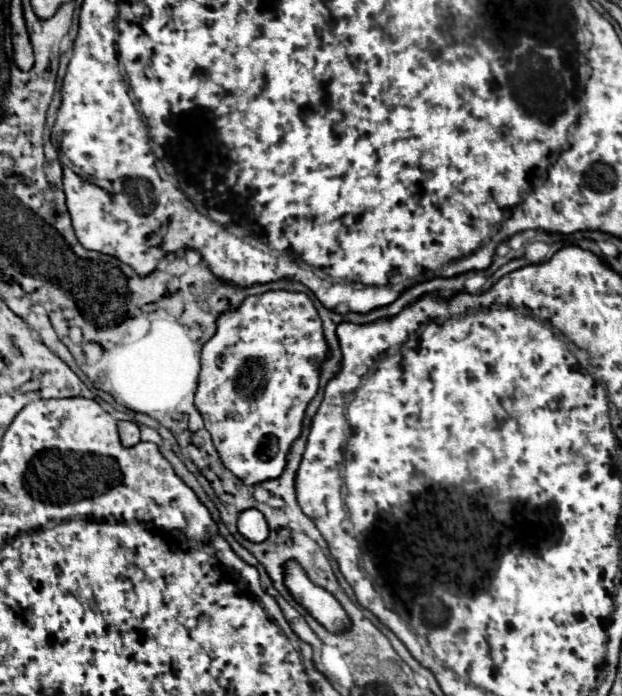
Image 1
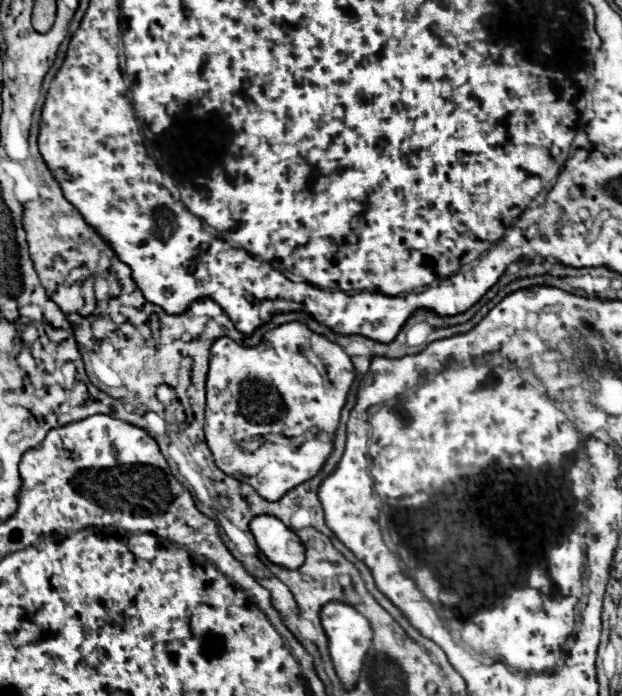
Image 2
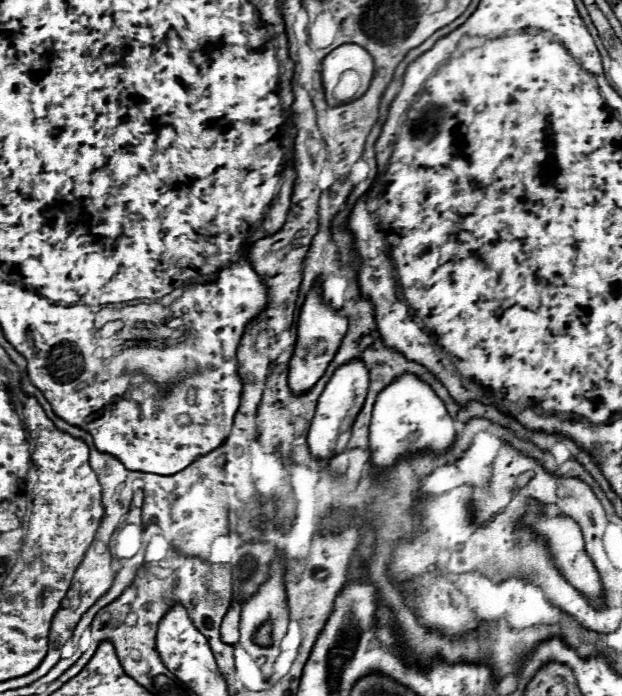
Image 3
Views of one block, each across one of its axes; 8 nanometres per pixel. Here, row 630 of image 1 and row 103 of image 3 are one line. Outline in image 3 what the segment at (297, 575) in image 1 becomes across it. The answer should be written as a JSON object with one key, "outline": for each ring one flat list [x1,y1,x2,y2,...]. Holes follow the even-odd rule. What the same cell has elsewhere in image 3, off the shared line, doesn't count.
{"outline":[[342,44,336,50,332,50,322,60,322,82,324,82,324,90,326,90,326,100,330,104,336,104,334,86,338,84,338,78,346,70,356,70,360,74,362,86,358,90,358,96,362,96,370,84,370,76,374,74,374,60,358,44]]}

